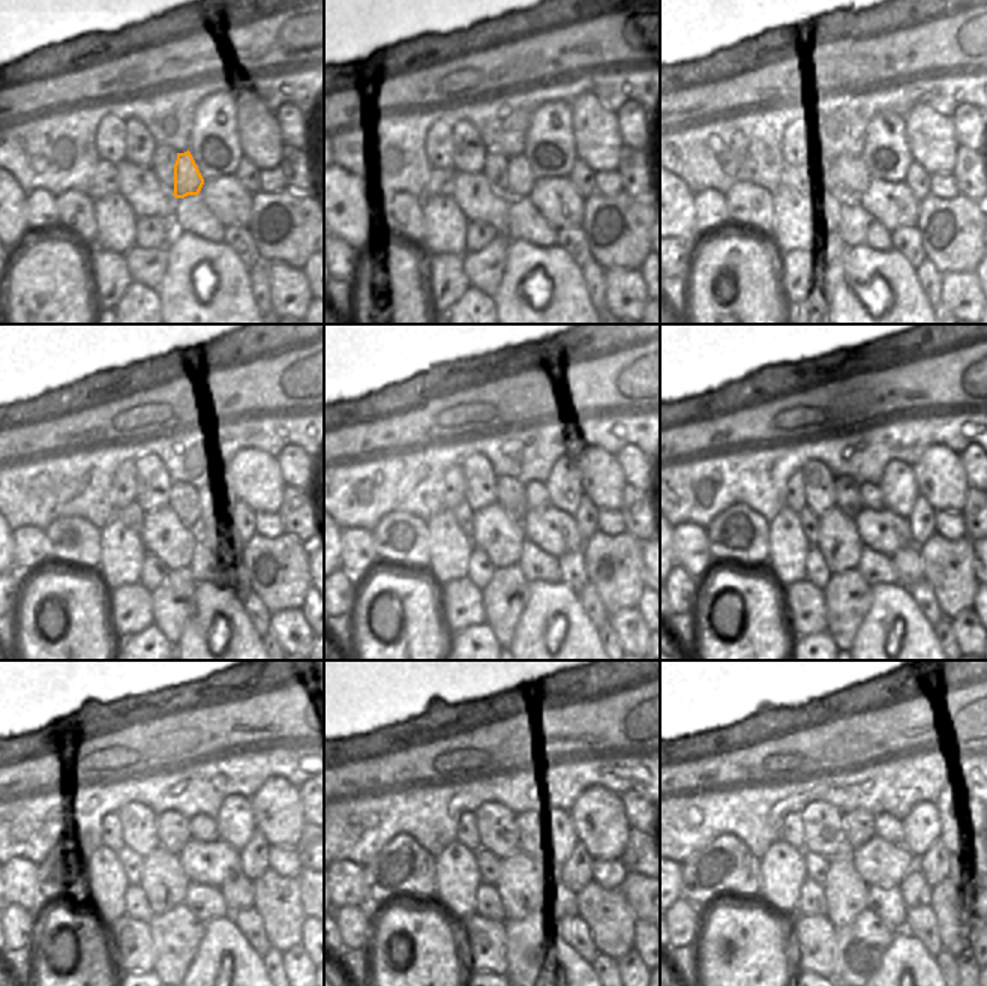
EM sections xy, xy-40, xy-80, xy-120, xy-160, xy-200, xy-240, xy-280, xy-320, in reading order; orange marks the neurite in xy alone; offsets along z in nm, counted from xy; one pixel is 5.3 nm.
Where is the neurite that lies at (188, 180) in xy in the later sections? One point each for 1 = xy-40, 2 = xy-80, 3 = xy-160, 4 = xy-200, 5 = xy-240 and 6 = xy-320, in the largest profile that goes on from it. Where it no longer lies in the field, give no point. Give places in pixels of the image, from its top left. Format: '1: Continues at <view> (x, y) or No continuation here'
1: Continues at xy-40 (519, 179)
2: Continues at xy-80 (855, 176)
3: Continues at xy-160 (536, 494)
4: Continues at xy-200 (872, 497)
5: Continues at xy-240 (203, 829)
6: Continues at xy-320 (885, 827)

